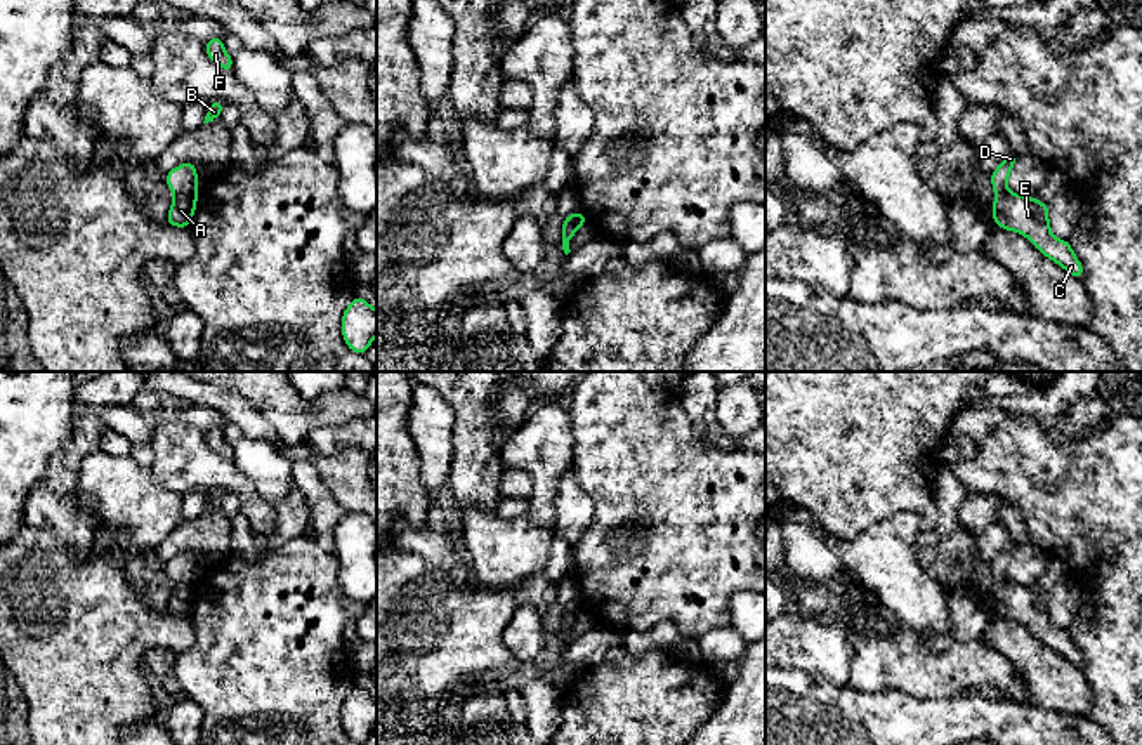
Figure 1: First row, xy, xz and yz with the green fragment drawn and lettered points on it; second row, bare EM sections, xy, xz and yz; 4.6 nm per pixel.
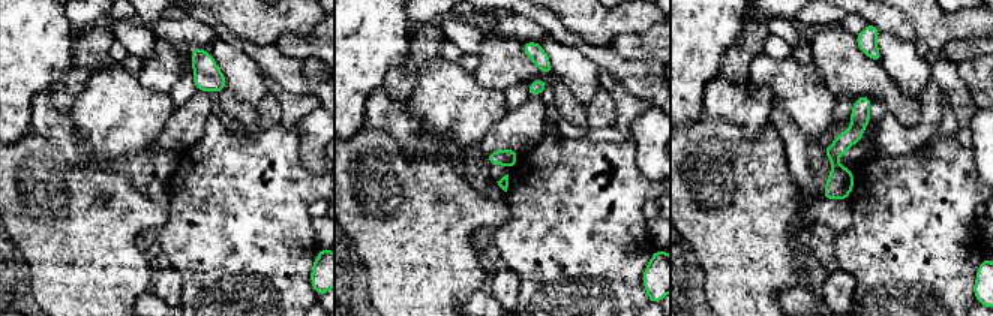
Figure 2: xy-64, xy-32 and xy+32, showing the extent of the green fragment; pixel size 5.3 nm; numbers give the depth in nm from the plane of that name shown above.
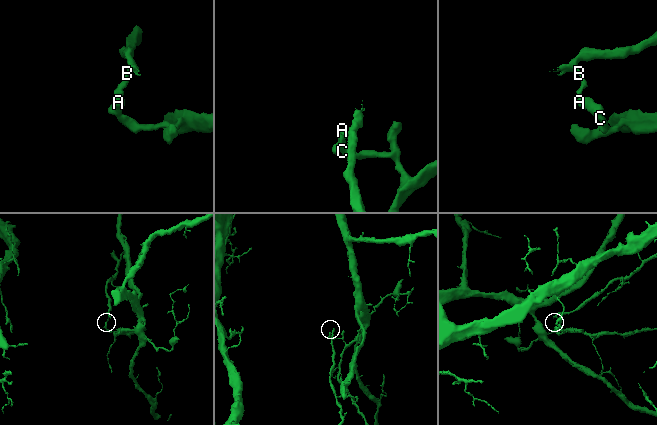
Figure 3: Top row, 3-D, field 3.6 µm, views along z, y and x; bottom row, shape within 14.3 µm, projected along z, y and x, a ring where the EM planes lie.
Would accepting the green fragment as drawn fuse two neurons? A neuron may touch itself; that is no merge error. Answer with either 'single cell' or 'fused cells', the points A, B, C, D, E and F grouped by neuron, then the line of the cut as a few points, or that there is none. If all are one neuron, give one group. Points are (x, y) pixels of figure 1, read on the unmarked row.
fused cells; A C E / B D F; cut in xy along (176, 582), (195, 586)

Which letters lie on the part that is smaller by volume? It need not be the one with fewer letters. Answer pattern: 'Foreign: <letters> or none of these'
Foreign: B, D, F

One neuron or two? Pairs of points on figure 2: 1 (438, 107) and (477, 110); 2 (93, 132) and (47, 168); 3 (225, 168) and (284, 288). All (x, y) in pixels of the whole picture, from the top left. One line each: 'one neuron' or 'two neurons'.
1: one neuron
2: two neurons
3: one neuron

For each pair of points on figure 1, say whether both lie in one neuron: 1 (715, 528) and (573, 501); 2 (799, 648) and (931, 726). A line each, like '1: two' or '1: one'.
1: two
2: two

